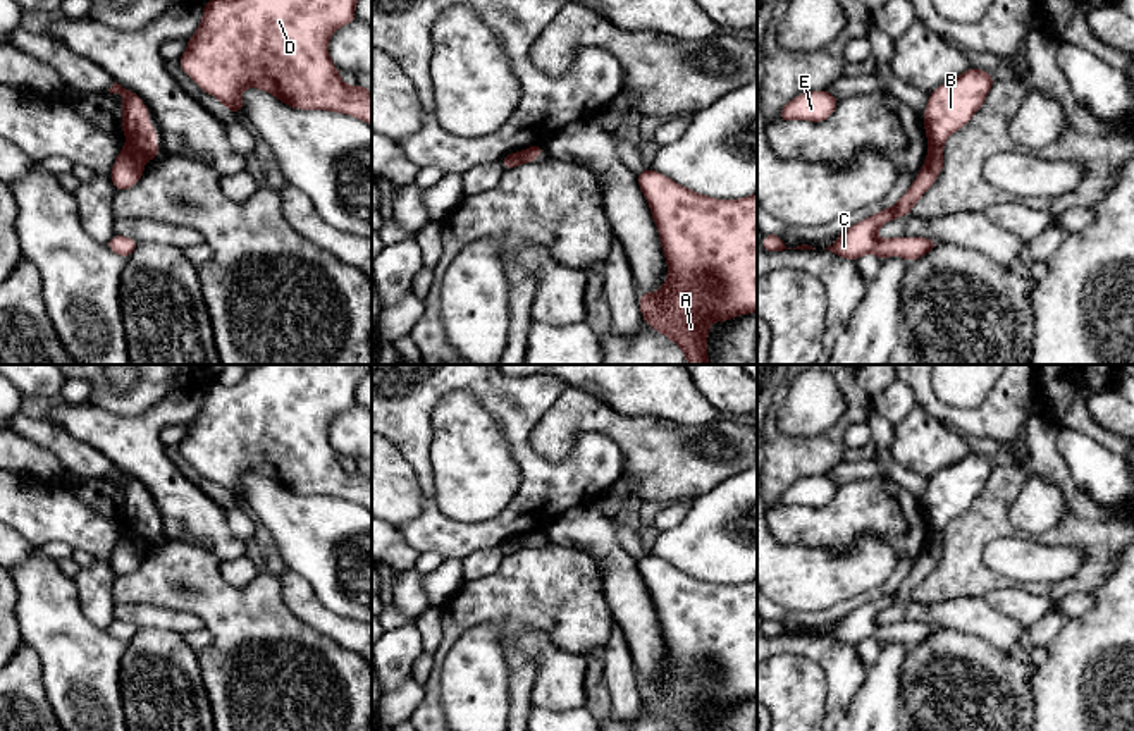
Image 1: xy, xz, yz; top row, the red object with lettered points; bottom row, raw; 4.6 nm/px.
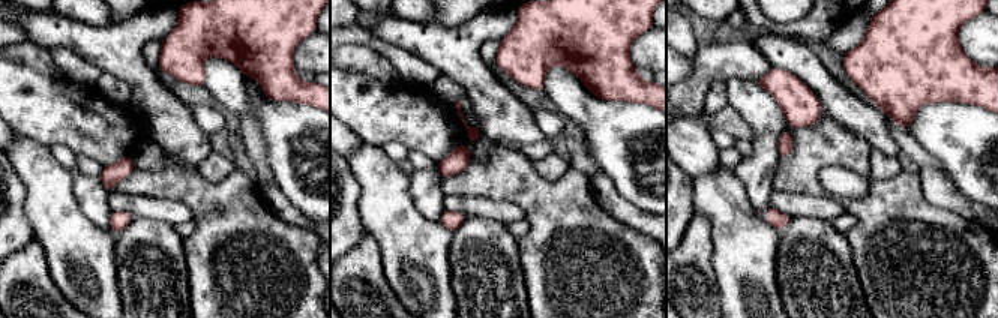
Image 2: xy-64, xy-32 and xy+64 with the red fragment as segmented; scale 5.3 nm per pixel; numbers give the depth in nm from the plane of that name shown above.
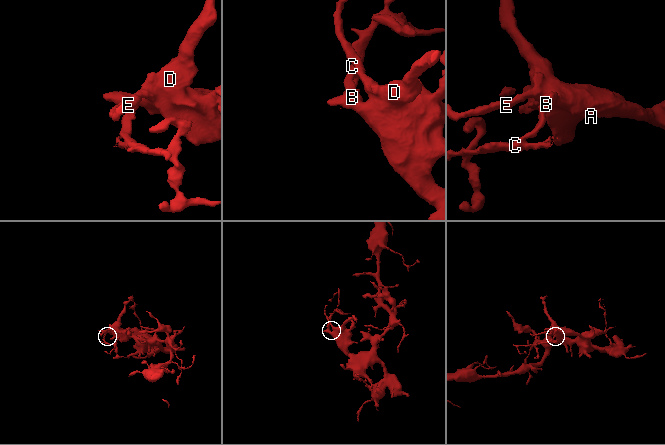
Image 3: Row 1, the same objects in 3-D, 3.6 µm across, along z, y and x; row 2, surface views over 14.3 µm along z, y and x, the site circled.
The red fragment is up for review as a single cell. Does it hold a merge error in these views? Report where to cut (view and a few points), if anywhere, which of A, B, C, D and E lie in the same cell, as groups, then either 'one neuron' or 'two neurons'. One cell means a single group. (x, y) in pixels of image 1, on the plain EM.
xy (129, 527), (145, 544) | A B D E / C | two neurons

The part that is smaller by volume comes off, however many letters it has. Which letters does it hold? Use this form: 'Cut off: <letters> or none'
Cut off: C

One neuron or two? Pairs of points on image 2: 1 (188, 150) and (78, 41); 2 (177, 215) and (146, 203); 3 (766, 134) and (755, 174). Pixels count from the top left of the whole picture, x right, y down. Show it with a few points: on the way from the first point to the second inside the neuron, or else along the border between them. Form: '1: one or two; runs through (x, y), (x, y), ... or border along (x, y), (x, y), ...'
1: one; runs through (165, 117), (152, 101), (147, 89), (111, 53)
2: one; runs through (170, 210), (153, 207)
3: one; runs through (764, 144), (764, 158), (760, 164)

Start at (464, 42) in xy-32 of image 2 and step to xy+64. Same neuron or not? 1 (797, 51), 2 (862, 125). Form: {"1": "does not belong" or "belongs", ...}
{"1": "belongs", "2": "belongs"}

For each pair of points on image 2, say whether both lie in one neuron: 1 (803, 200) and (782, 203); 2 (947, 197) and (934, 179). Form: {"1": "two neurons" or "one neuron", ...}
{"1": "one neuron", "2": "one neuron"}

